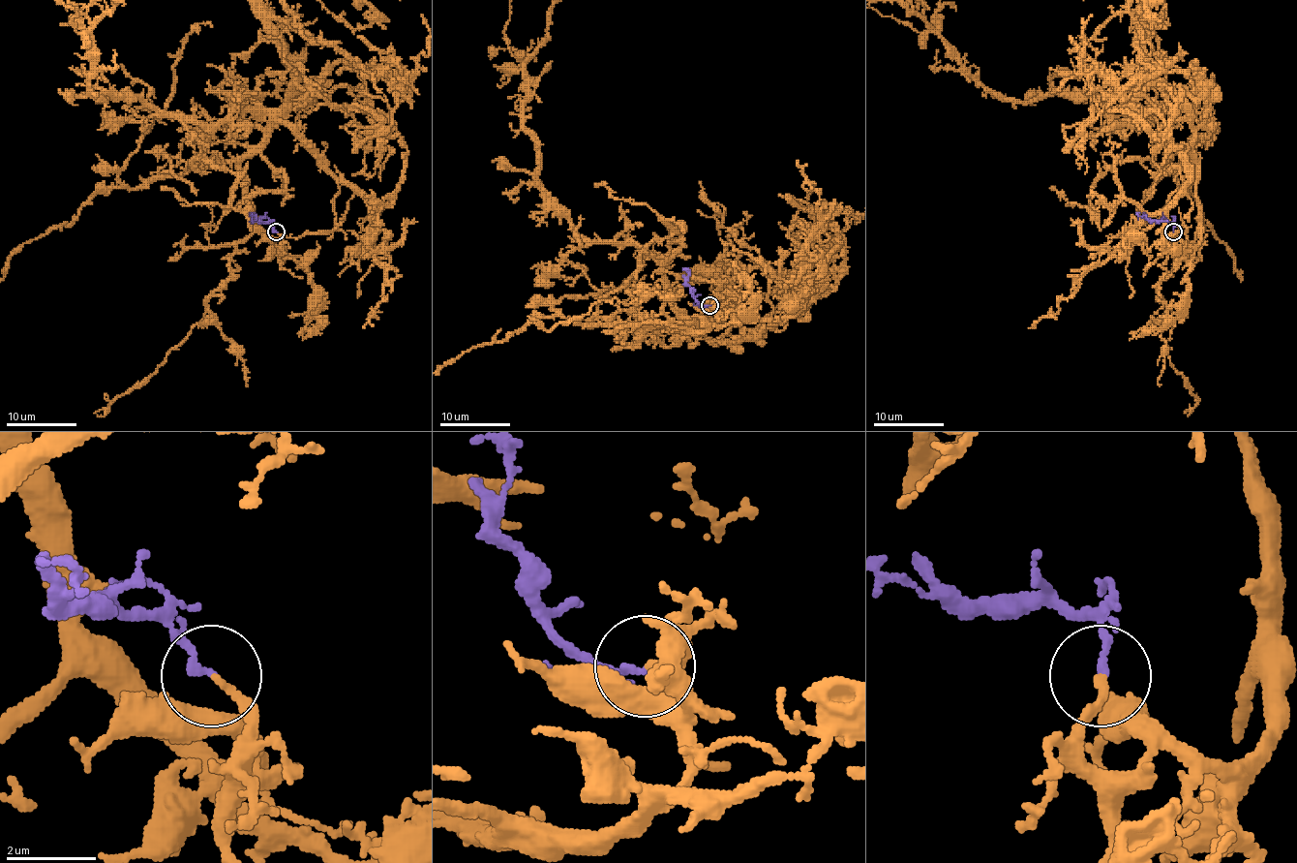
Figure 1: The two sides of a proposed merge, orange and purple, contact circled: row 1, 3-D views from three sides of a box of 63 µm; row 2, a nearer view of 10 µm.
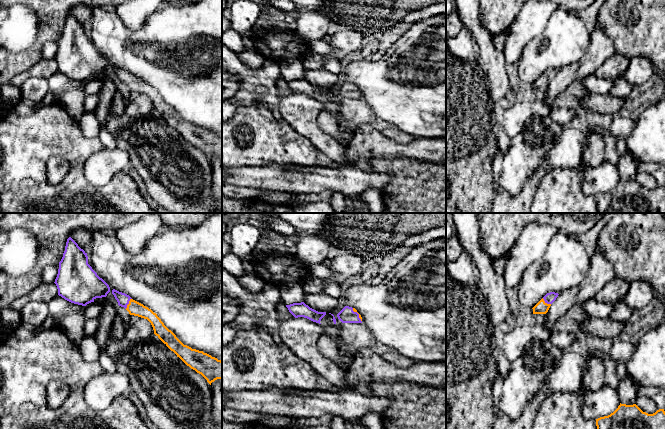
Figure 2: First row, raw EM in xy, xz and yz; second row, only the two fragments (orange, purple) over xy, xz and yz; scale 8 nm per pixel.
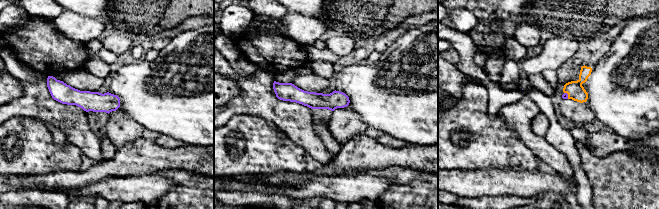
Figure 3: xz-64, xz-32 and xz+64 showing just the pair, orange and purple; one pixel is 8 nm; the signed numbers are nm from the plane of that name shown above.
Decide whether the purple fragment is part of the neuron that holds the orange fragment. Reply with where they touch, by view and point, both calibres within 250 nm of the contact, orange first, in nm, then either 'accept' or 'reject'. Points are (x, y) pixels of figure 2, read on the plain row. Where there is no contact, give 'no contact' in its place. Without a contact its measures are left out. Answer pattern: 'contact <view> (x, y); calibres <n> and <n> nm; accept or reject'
contact xy (129, 79); calibres 120 and 100 nm; accept

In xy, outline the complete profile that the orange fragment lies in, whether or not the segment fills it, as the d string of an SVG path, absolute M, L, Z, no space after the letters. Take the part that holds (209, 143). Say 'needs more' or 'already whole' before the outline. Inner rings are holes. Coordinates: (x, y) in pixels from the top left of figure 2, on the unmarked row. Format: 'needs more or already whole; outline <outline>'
needs more; outline M115 65L112 70L118 81L124 83L130 91L147 95L154 110L179 133L187 142L201 150L211 161L217 155L222 155L222 137L211 131L184 121L176 111L169 106L161 95L151 85L133 76L129 71Z

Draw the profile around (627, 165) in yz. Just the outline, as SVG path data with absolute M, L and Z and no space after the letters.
M628 151L621 154L617 168L621 180L633 181L638 174L639 161L632 157Z

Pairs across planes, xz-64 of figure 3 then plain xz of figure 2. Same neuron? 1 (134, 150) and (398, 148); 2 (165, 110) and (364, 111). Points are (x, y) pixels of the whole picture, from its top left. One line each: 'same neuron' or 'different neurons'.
1: same neuron
2: different neurons

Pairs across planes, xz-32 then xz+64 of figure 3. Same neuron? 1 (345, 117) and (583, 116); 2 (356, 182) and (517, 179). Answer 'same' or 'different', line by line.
1: same
2: same

